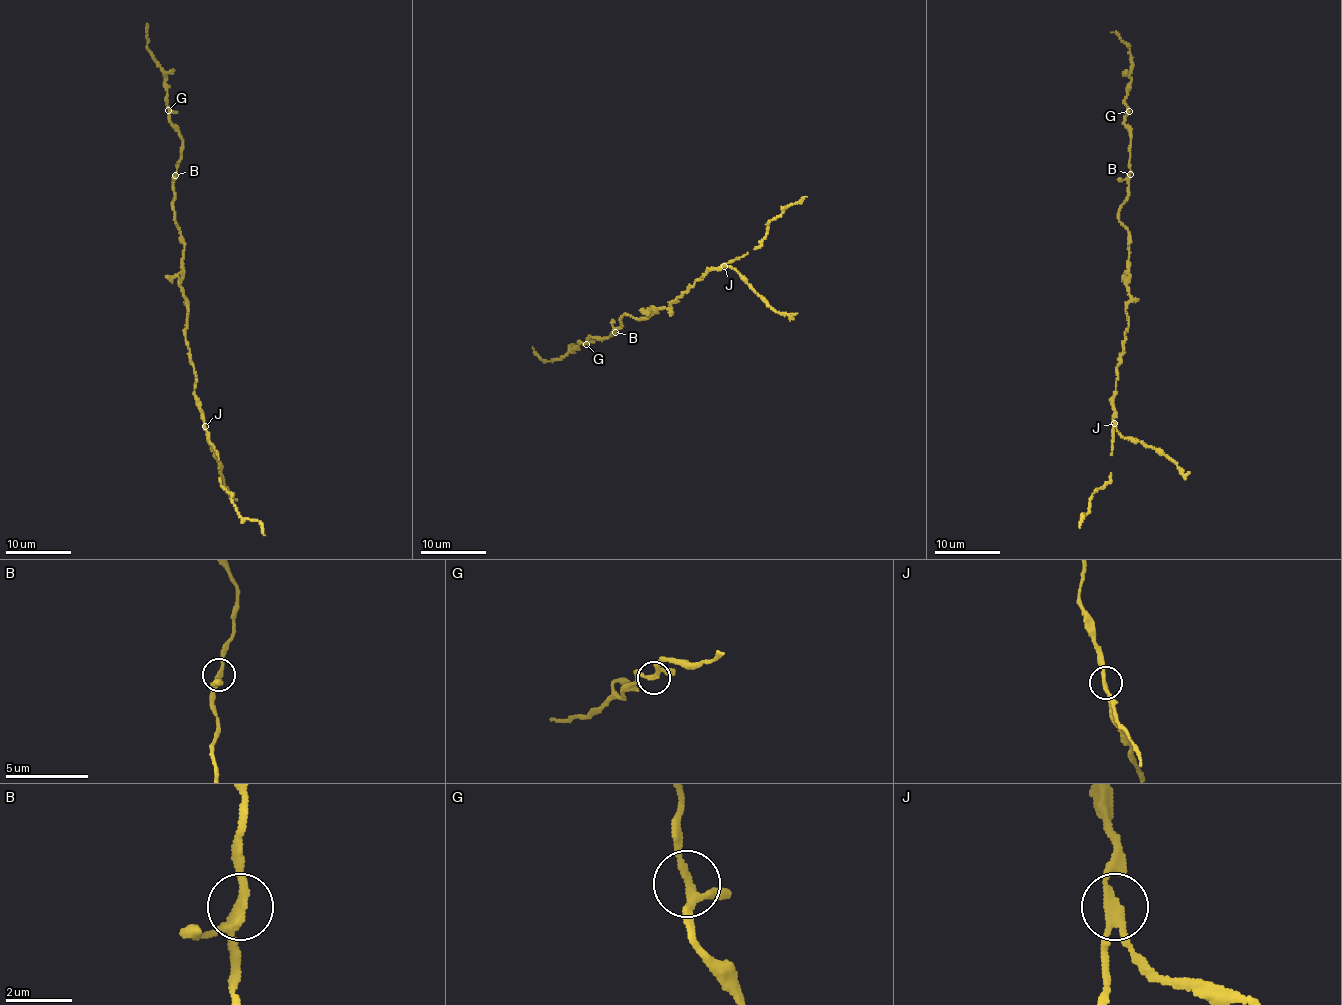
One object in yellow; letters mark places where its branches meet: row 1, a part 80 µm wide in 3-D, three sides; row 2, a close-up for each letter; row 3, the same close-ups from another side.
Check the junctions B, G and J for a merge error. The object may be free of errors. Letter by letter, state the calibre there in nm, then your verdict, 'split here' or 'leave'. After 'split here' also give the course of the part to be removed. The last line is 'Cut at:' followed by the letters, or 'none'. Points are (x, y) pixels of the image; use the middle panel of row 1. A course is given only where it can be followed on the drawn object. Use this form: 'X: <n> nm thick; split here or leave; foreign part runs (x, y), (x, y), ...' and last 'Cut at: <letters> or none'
B: 200 nm thick; leave
G: 200 nm thick; leave
J: 200 nm thick; split here; foreign part runs (725, 265), (738, 271), (753, 292), (778, 312), (797, 313)
Cut at: J

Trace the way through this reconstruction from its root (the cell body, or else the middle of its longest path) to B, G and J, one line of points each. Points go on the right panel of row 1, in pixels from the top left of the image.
B: (1129, 291), (1126, 279), (1128, 227), (1119, 221), (1119, 209), (1127, 196), (1130, 174)
G: (1129, 291), (1128, 227), (1119, 221), (1119, 209), (1129, 186), (1130, 134), (1124, 122), (1129, 111)
J: (1129, 291), (1130, 302), (1125, 310), (1128, 328), (1125, 331), (1121, 363), (1117, 367), (1114, 423)

